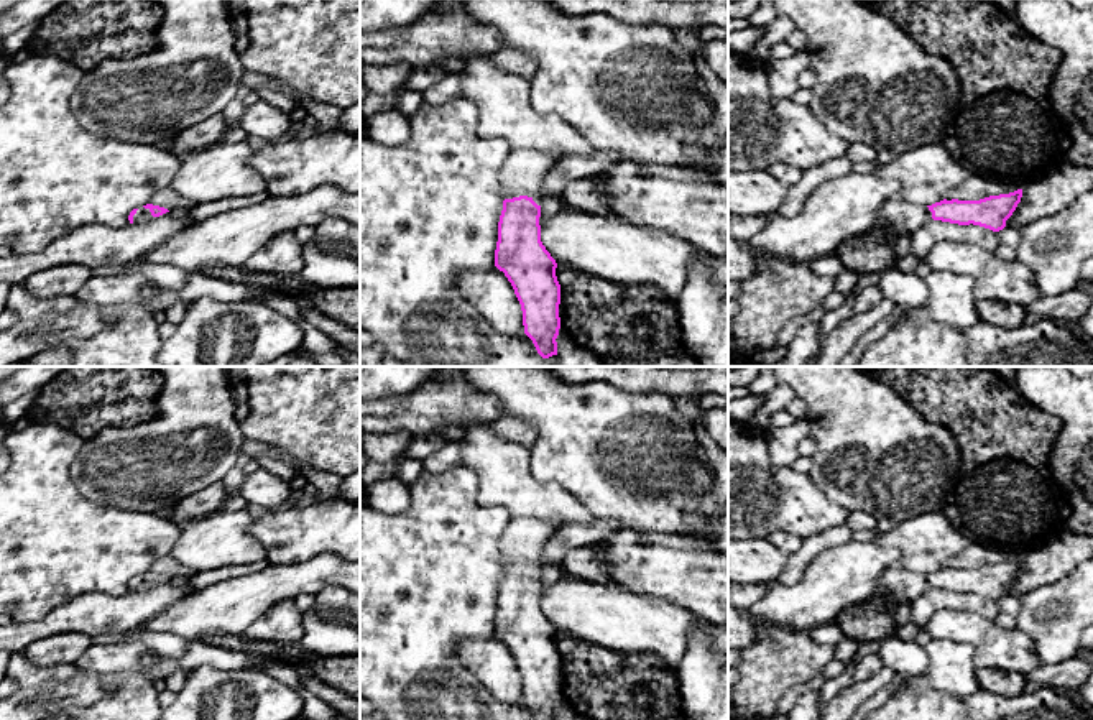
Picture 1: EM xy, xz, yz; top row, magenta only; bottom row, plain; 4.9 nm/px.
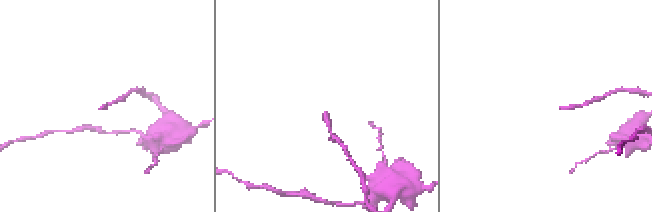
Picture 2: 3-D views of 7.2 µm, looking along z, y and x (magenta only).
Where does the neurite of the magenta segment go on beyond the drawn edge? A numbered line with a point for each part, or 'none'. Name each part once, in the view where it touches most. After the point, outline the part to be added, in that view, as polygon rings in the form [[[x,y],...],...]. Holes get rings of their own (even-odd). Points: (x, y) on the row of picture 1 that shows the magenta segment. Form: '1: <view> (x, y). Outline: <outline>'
1: xz (525, 170). Outline: [[[511,150],[500,176],[506,189],[506,199],[537,194],[541,181],[556,164],[556,155],[536,150]]]

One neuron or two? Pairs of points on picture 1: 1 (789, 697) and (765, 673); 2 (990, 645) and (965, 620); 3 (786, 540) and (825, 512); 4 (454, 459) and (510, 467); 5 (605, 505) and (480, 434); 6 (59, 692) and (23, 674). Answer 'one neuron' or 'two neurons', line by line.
1: two neurons
2: one neuron
3: two neurons
4: two neurons
5: two neurons
6: two neurons

